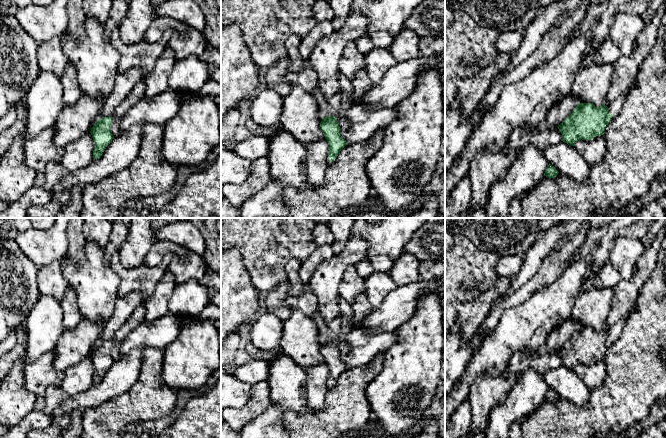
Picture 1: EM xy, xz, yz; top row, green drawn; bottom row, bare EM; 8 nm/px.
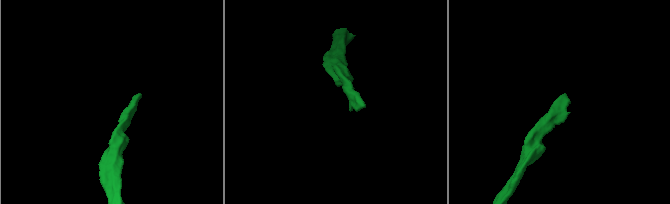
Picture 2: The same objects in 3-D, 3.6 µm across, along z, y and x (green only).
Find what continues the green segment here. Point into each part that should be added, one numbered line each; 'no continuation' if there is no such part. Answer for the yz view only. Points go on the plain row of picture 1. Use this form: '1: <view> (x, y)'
1: yz (615, 330)

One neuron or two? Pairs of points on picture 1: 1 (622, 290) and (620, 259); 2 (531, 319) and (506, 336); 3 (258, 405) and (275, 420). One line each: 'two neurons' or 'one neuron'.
1: two neurons
2: one neuron
3: two neurons

